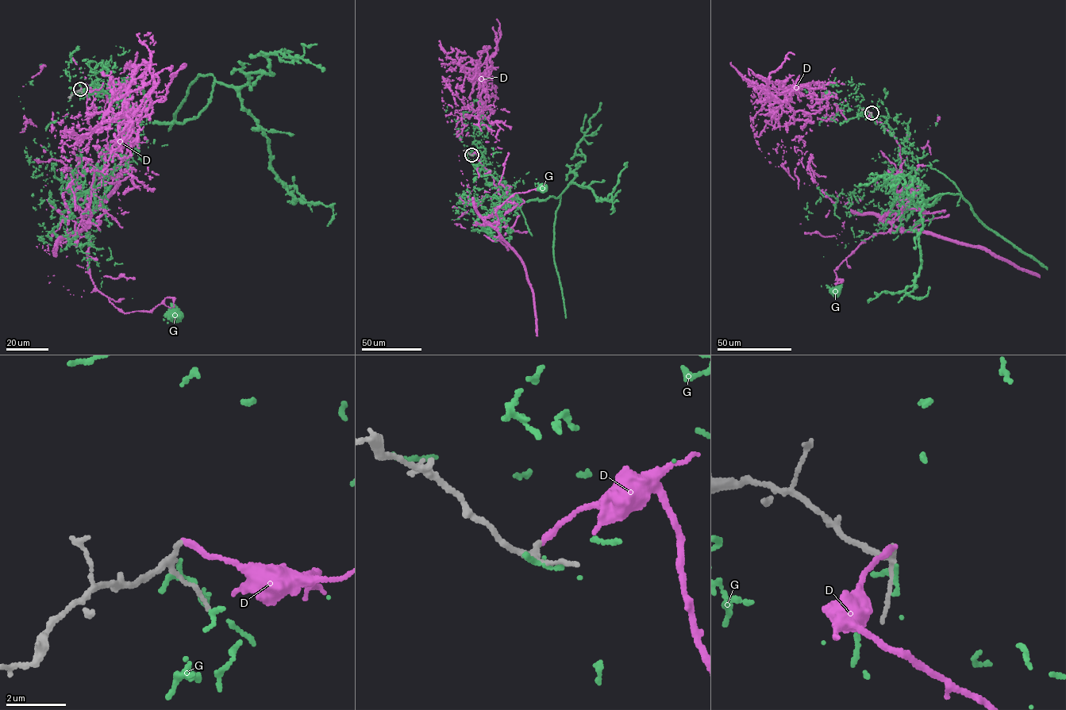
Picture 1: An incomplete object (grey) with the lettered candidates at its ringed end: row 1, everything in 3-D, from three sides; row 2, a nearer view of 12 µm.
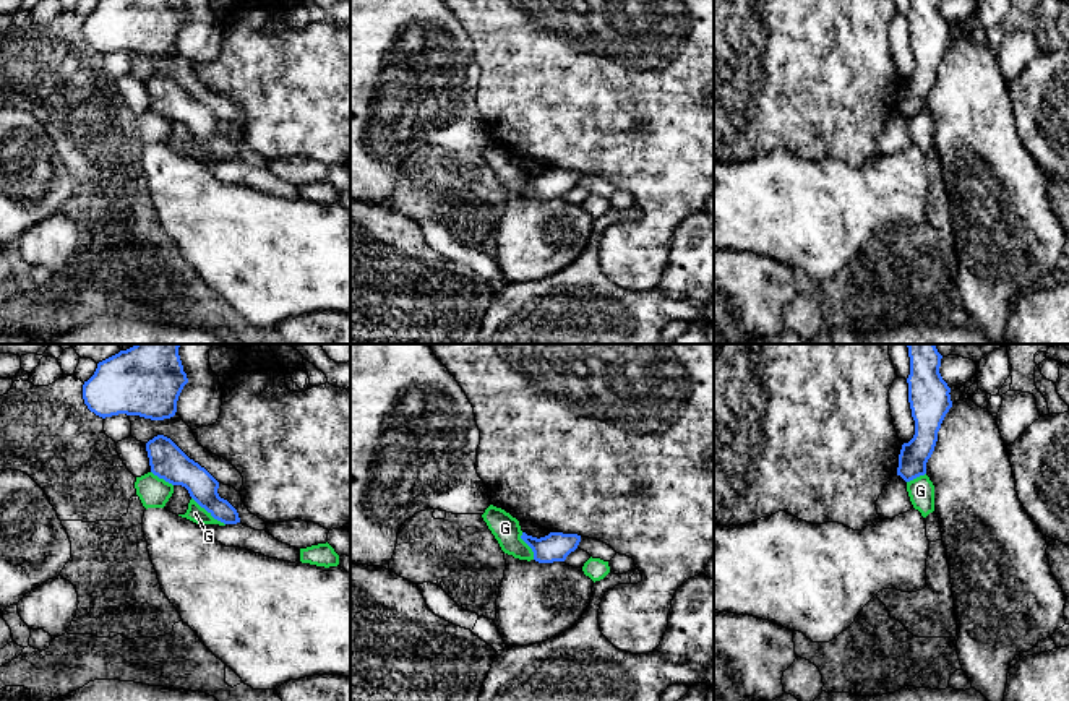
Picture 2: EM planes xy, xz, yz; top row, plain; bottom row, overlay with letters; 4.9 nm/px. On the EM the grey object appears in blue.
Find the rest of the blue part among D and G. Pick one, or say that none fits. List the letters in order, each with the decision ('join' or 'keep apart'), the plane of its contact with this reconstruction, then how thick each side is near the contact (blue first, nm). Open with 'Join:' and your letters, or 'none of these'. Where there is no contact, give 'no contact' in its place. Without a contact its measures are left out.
Join: none of these
D: keep apart; no contact
G: keep apart; meets blue in xy; 150 nm thick on the blue side, 90 nm on the other

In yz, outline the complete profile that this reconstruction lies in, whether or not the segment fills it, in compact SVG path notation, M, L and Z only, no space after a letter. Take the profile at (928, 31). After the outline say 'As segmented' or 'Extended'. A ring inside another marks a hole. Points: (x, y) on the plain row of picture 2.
M910 0L908 39L915 57L915 71L902 81L897 112L910 118L926 110L941 60L952 44L951 24L939 10L941 0Z. As segmented

